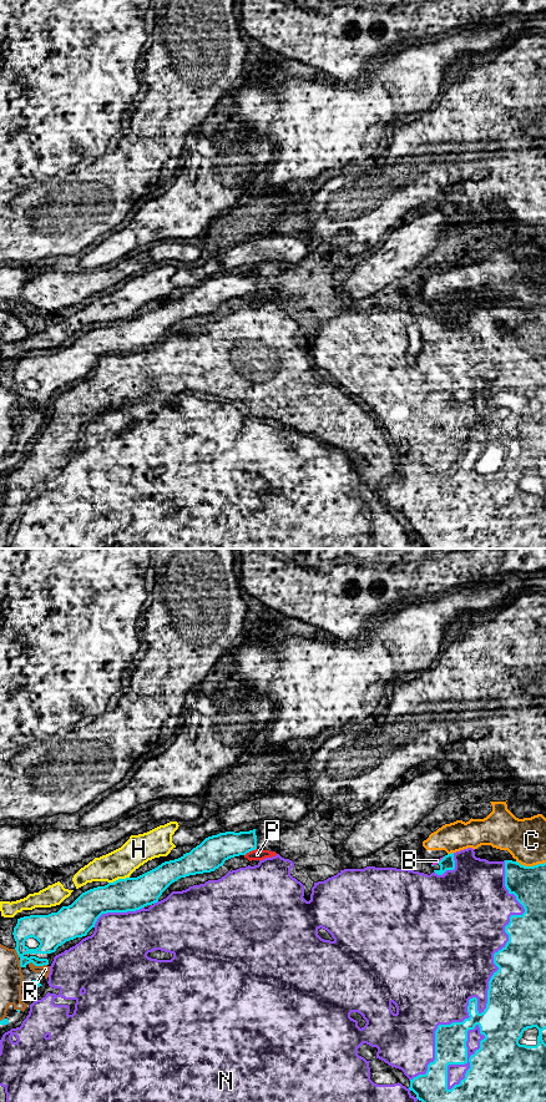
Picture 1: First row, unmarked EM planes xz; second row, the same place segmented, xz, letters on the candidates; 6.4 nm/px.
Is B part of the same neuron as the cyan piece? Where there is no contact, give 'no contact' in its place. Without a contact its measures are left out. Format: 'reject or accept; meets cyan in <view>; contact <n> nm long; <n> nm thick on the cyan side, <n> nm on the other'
reject; meets cyan in xz; contact 70 nm long; 90 nm thick on the cyan side, 20 nm on the other

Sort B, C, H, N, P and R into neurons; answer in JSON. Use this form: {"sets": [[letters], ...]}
{"sets": [["B", "C"], ["H"], ["N"], ["P"], ["R"]]}

